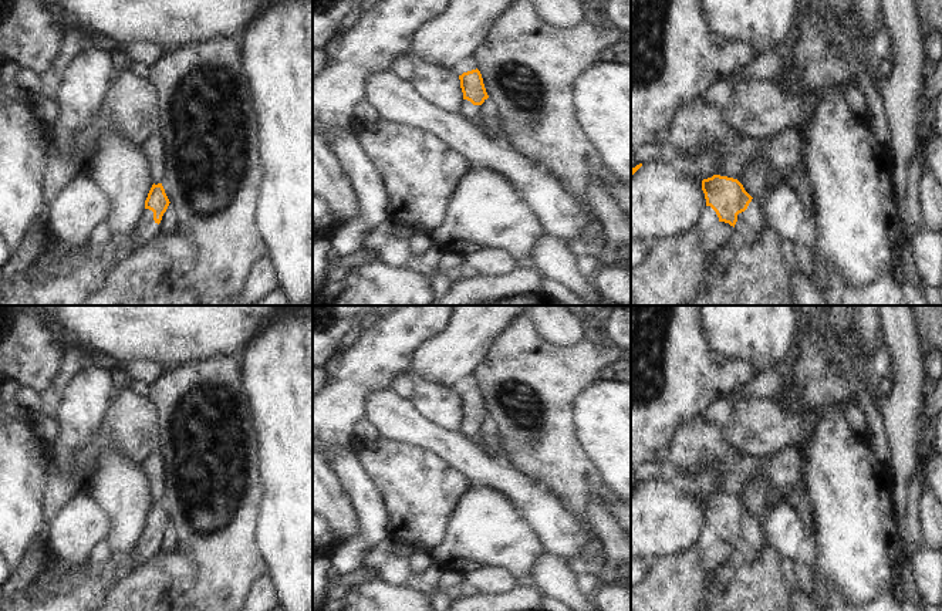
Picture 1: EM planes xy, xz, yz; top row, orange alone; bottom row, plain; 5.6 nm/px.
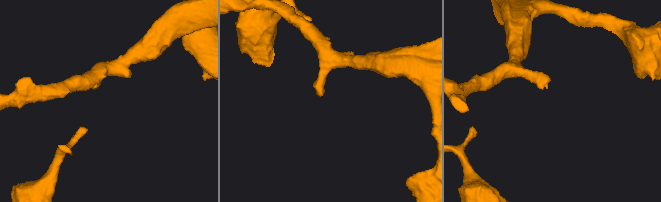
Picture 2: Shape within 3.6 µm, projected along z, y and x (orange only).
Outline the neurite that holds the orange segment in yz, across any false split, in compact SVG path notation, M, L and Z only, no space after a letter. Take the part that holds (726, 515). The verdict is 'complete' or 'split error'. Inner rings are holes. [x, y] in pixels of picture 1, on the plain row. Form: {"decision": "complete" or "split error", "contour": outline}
{"decision": "split error", "contour": "M713 493L702 499L706 524L710 524L719 540L729 541L737 550L737 557L745 561L754 561L763 548L764 523L769 509L752 516L743 503L733 496Z"}

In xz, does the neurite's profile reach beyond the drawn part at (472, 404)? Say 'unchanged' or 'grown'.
grown

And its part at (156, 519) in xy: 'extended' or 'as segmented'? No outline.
extended

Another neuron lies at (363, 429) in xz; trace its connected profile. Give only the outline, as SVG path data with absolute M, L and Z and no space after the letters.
M362 418L352 425L352 435L359 440L372 440L379 436L375 426L367 418Z

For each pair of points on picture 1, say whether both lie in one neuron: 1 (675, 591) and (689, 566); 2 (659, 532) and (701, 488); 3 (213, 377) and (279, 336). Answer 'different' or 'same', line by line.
1: same
2: same
3: different

